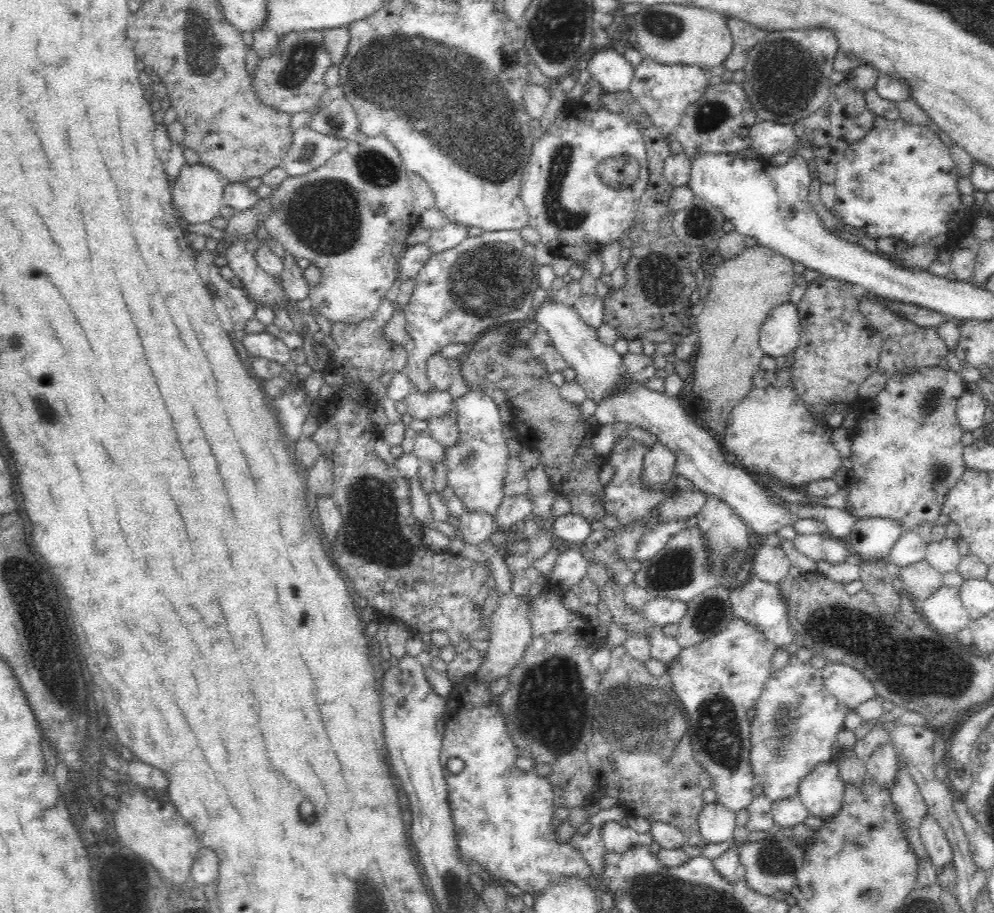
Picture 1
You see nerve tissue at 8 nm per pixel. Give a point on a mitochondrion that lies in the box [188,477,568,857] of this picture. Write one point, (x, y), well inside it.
(312, 817)

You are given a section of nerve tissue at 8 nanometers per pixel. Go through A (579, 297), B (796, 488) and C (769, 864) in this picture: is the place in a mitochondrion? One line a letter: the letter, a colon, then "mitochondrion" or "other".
A: other
B: other
C: mitochondrion

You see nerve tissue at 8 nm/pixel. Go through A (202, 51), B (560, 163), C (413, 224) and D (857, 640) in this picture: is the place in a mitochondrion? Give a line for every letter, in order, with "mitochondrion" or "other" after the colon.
A: mitochondrion
B: mitochondrion
C: other
D: mitochondrion

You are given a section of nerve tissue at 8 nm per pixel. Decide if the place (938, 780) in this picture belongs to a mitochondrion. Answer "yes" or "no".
no

